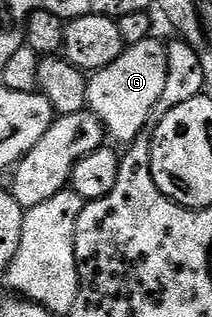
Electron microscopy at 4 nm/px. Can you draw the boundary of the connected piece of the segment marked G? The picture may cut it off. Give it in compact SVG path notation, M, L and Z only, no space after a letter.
M148 38L124 47L121 58L94 73L87 81L87 103L90 111L103 123L106 135L120 140L123 146L132 144L152 123L151 111L165 90L167 49L155 38Z

